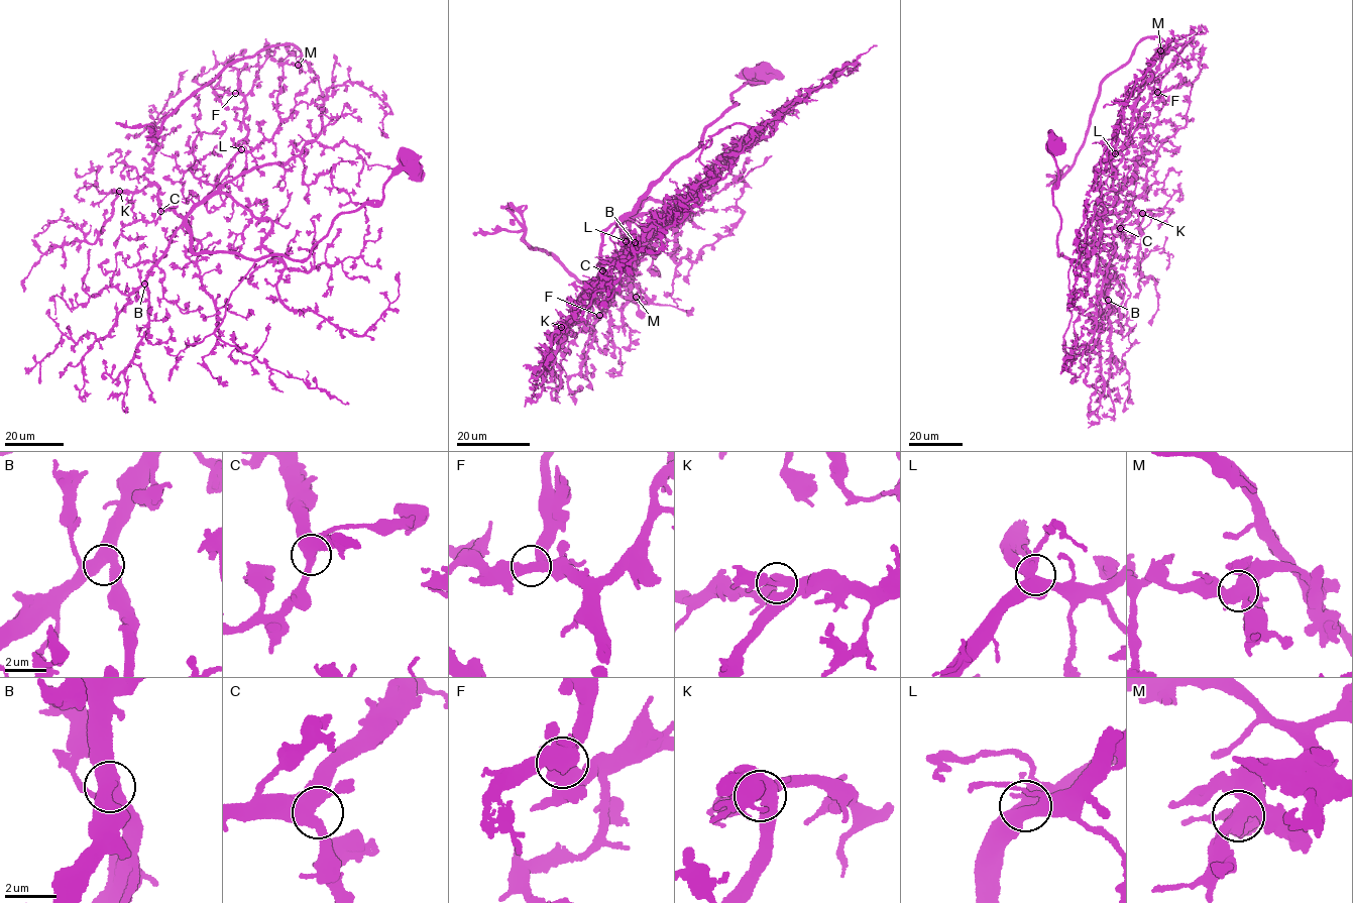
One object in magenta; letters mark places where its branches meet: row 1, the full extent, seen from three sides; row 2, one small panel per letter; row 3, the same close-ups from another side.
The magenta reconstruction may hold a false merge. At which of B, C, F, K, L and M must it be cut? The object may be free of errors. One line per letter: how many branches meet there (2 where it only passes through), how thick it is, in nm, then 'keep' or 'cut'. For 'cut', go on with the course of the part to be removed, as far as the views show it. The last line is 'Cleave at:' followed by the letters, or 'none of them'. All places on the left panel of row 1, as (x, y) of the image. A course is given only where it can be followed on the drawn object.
B: 4 | 500 nm | keep
C: 4 | 480 nm | keep
F: 3 | 440 nm | keep
K: 4 | 240 nm | keep
L: 4 | 440 nm | keep
M: 4 | 460 nm | cut | (298, 65), (307, 62), (298, 48), (268, 45), (236, 59), (158, 130), (115, 122)
Cleave at: M

